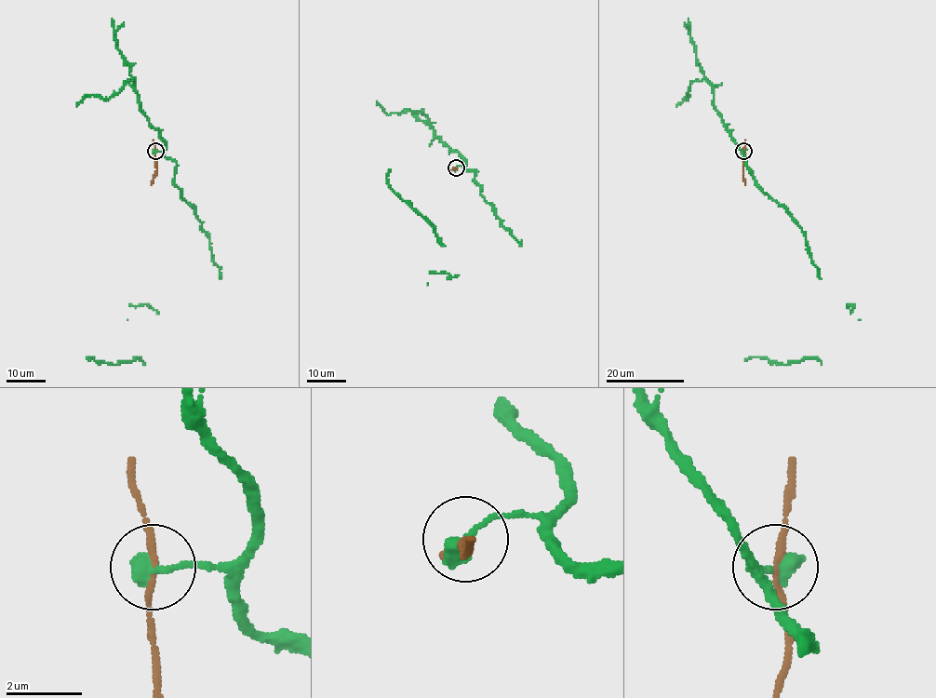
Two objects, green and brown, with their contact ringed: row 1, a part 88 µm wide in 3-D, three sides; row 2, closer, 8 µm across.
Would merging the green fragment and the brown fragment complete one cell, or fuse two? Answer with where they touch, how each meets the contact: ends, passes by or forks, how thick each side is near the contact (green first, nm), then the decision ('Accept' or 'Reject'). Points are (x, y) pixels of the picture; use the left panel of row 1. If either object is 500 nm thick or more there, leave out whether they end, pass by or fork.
Place: (155, 151). Thickness 500 nm (green) against 160 nm. Reject

